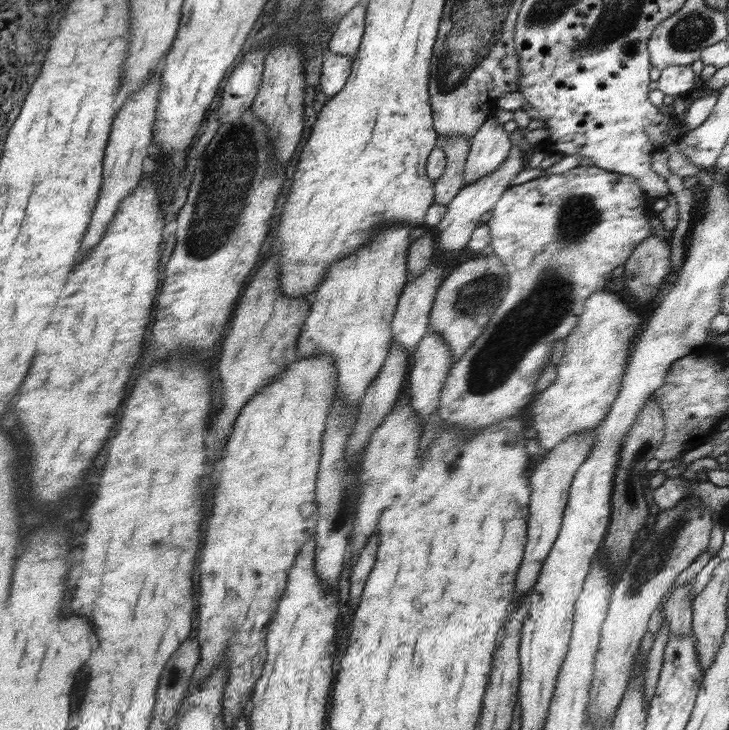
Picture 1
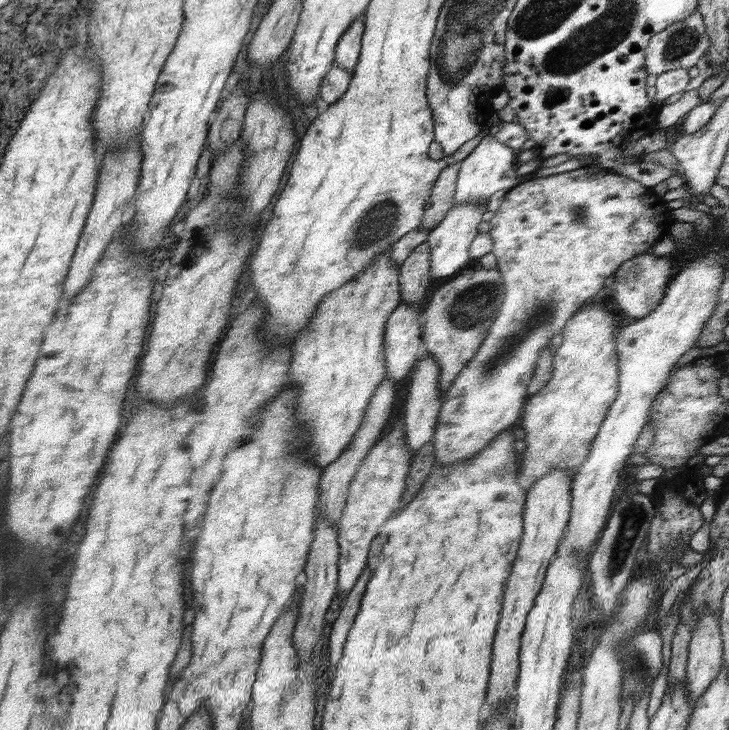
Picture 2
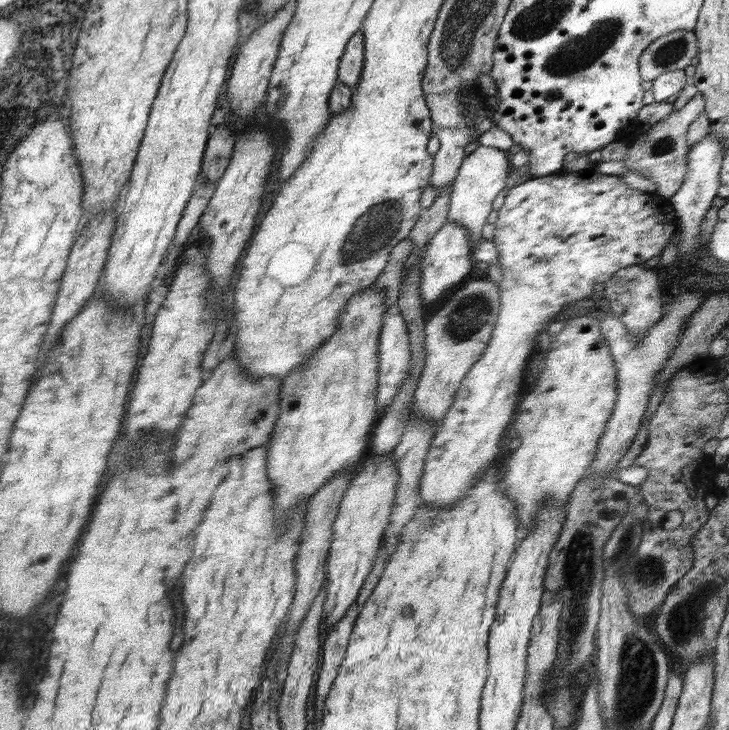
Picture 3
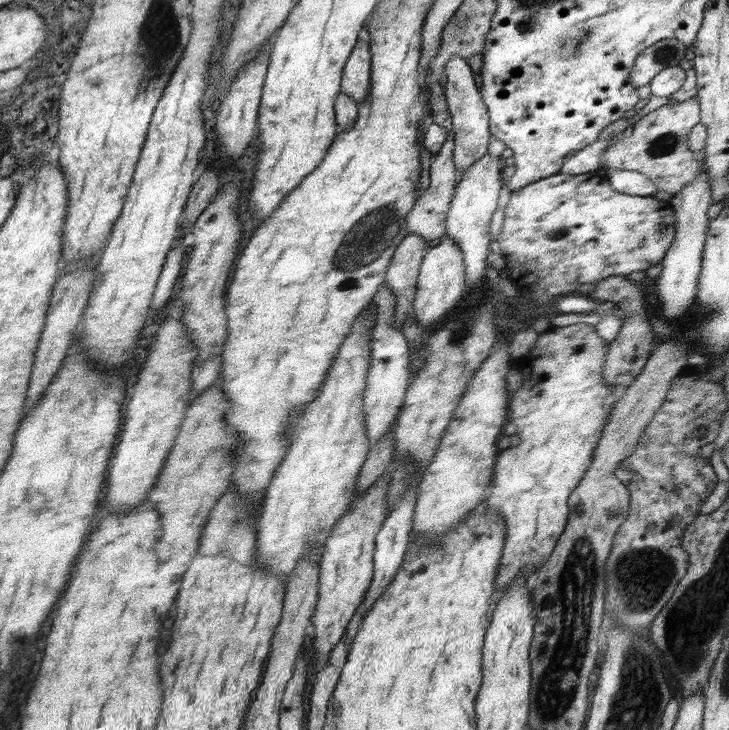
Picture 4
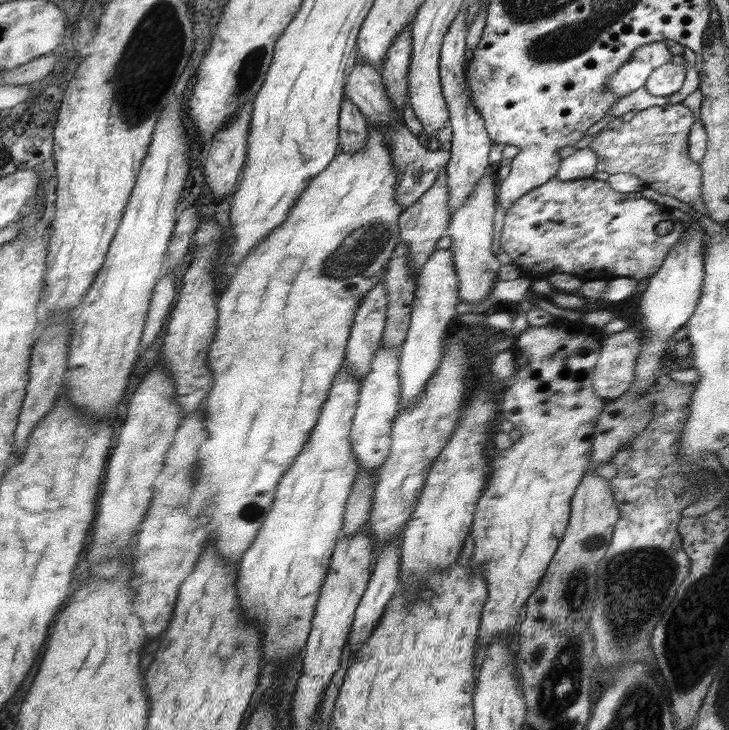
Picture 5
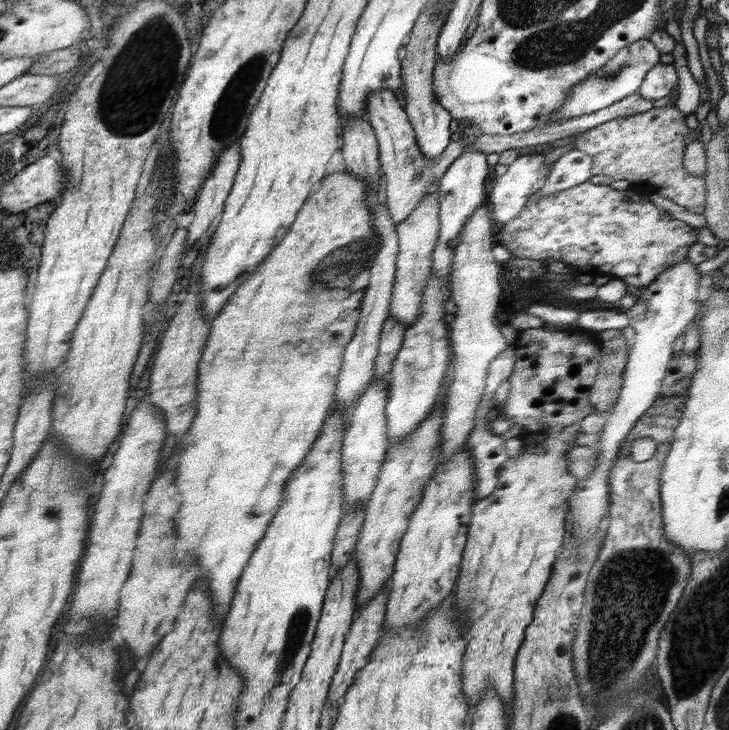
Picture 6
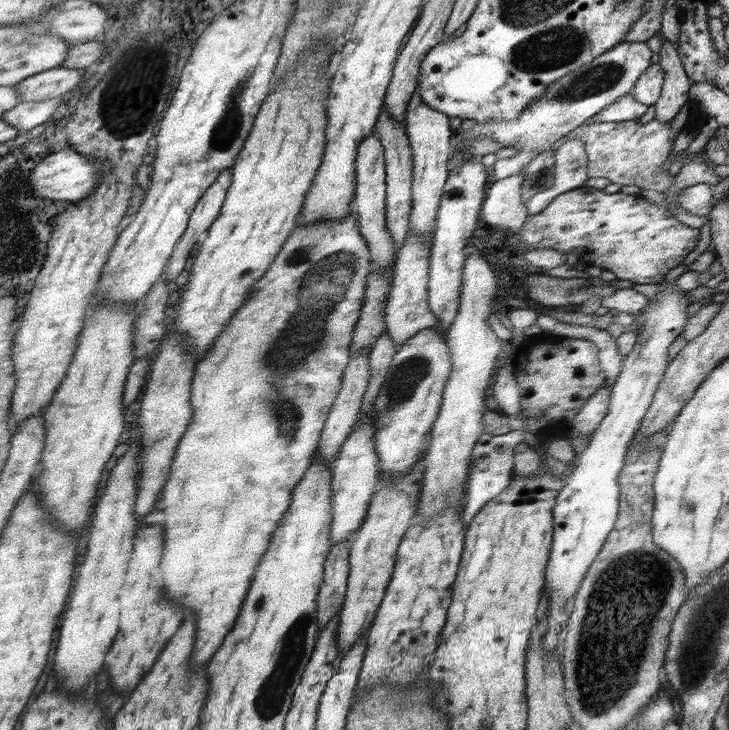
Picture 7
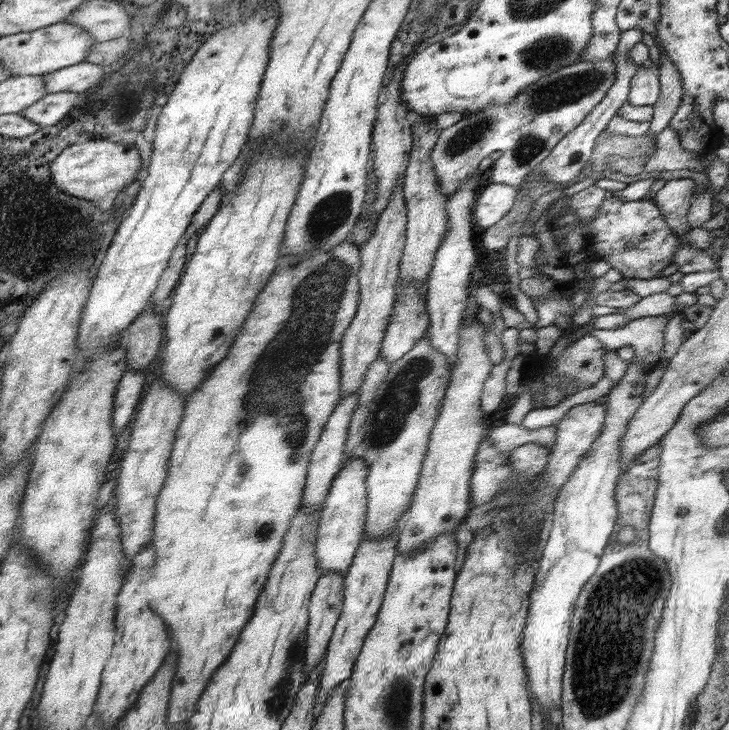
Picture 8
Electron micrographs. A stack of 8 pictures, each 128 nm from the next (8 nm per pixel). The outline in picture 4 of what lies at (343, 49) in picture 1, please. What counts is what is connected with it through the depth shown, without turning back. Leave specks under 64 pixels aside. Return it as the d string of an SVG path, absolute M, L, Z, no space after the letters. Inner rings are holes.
M358 40L342 73L341 92L350 95L357 103L368 97L373 88L372 58L369 44Z

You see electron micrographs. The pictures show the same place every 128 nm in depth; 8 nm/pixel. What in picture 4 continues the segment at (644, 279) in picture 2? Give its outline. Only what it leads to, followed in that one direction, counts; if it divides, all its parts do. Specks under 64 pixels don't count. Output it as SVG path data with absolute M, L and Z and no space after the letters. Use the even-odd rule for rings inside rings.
M613 276L605 278L594 284L596 289L589 293L589 297L596 300L610 301L617 308L624 310L626 318L623 319L621 333L615 342L608 343L606 369L603 369L603 377L609 385L618 385L621 389L628 387L636 380L649 362L650 352L654 352L654 330L648 320L648 298L644 284L636 284L625 276Z

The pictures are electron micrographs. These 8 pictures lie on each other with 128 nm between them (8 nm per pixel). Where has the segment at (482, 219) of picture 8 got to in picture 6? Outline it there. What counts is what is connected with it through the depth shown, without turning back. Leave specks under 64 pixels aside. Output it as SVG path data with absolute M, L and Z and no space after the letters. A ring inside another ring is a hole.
M527 153L514 159L514 162L507 167L507 171L496 179L496 184L490 190L486 205L493 210L494 218L497 218L498 222L503 224L514 220L518 213L524 210L529 198L535 193L538 194L538 191L544 188L551 167L551 165L545 163L544 153Z

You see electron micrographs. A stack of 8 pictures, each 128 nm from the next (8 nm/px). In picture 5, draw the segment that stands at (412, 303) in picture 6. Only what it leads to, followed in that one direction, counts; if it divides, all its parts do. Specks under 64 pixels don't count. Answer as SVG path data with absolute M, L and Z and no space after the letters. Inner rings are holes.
M444 168L438 173L437 180L434 181L434 186L424 194L421 198L407 209L404 209L404 212L401 214L399 221L400 231L401 231L401 240L407 242L407 255L409 256L409 265L413 268L415 274L413 277L417 278L419 270L425 265L425 262L431 257L431 254L436 250L436 242L440 238L447 236L447 230L449 228L449 218L451 217L451 212L449 209L449 198L448 198L448 186L447 182L447 170Z

